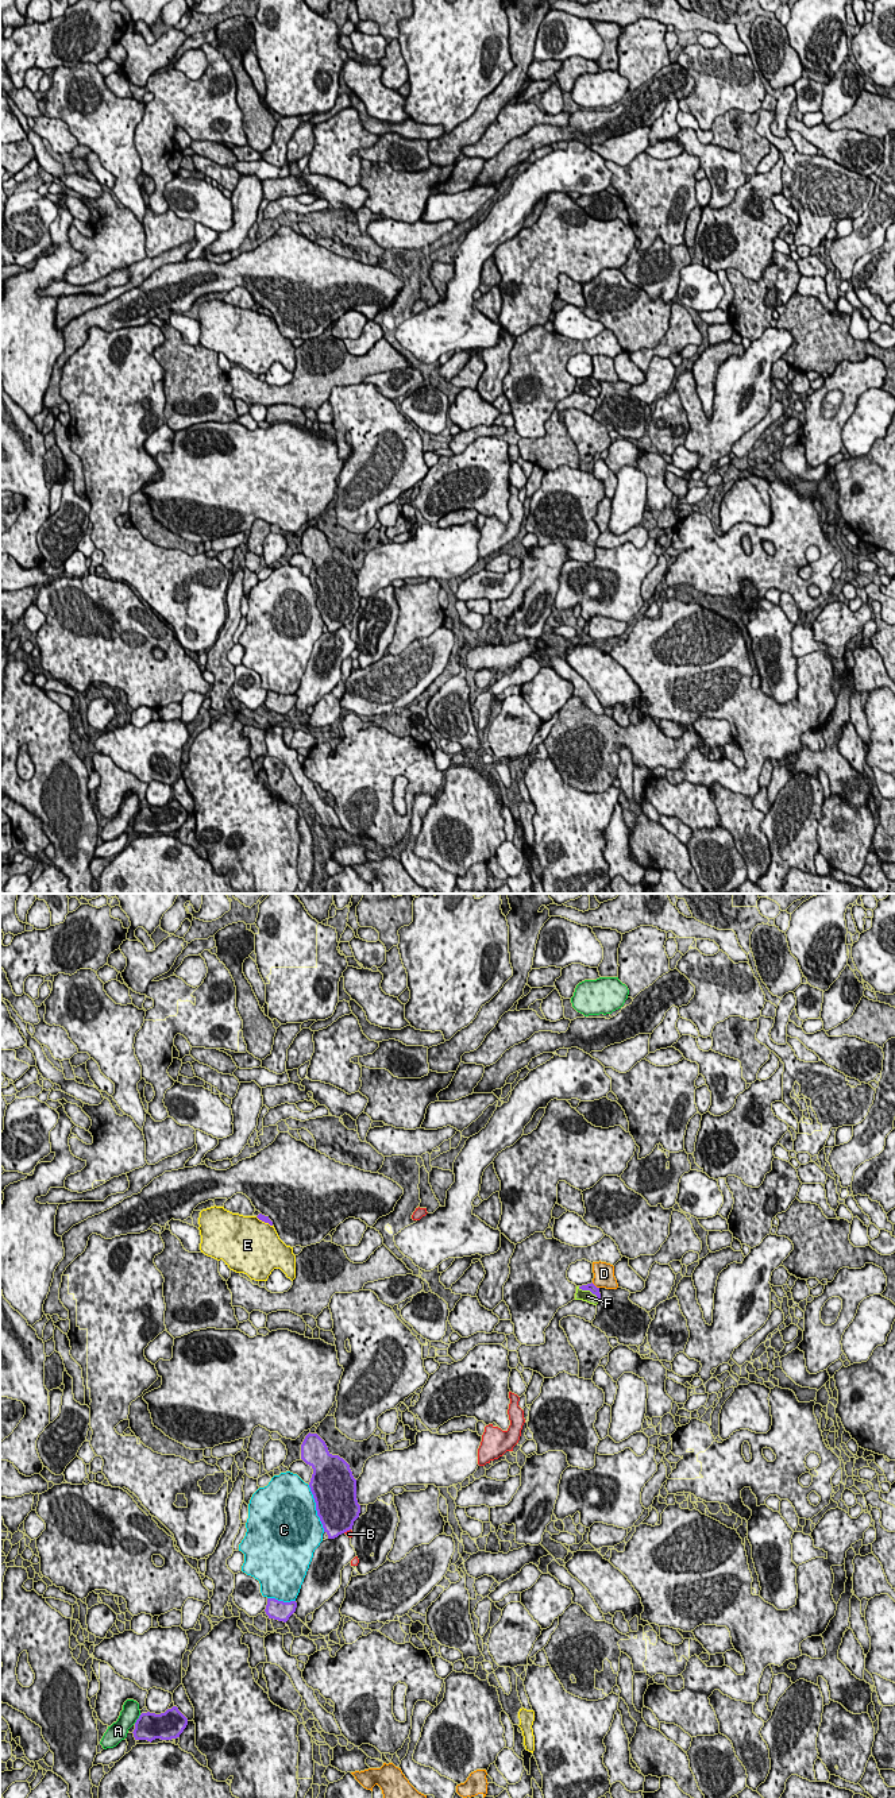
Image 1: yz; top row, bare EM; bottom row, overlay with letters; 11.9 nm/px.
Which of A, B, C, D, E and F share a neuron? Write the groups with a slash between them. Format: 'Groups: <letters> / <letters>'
Groups: A / B / C / D / E / F

